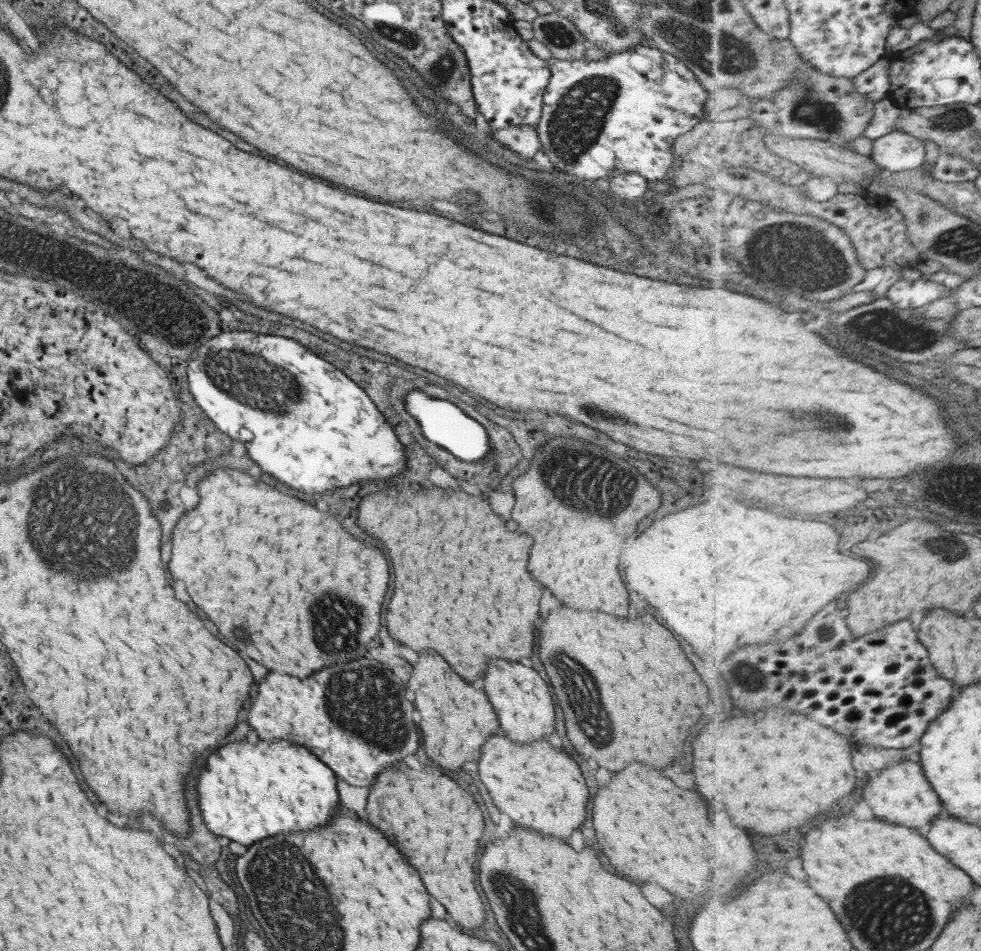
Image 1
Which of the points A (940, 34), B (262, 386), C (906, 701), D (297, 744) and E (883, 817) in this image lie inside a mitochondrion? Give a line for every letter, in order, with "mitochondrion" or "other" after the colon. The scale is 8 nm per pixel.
A: other
B: mitochondrion
C: other
D: other
E: other

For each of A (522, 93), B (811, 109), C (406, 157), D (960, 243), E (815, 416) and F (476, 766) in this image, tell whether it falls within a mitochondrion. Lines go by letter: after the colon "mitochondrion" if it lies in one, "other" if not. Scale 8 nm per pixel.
A: other
B: mitochondrion
C: other
D: mitochondrion
E: mitochondrion
F: other

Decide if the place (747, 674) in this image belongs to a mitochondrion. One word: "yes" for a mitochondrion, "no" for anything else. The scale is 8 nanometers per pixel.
yes

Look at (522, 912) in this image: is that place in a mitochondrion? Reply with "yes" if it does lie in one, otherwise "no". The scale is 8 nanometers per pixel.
yes

